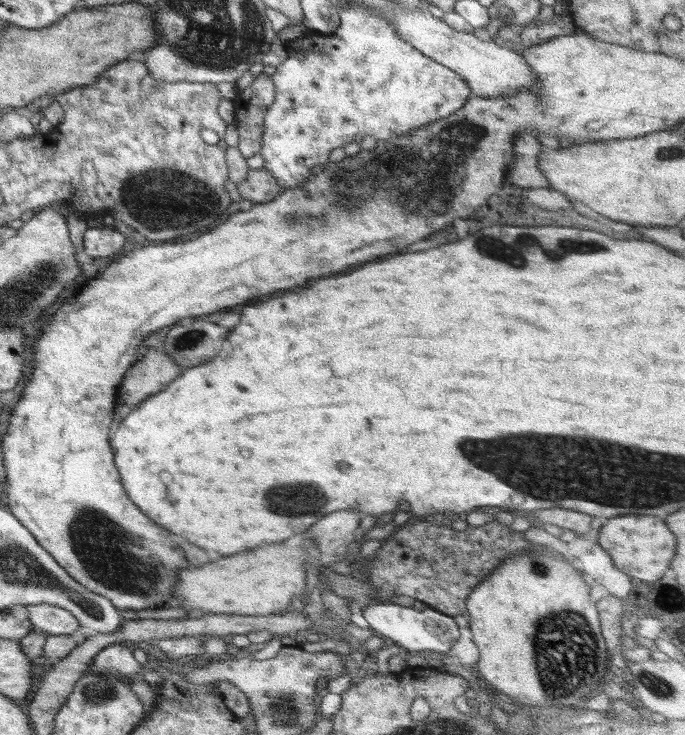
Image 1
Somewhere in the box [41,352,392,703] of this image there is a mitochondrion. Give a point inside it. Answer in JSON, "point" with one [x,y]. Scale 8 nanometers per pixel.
{"point":[120,560]}

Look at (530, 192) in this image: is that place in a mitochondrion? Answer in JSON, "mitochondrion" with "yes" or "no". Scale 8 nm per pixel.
{"mitochondrion":"no"}

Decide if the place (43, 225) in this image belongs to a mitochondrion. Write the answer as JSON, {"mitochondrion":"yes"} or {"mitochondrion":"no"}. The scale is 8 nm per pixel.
{"mitochondrion":"no"}

